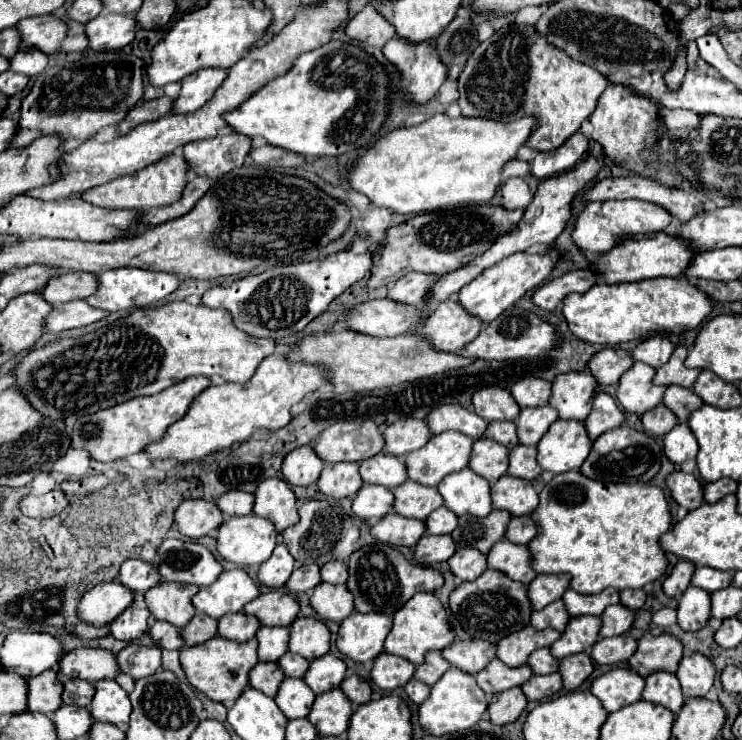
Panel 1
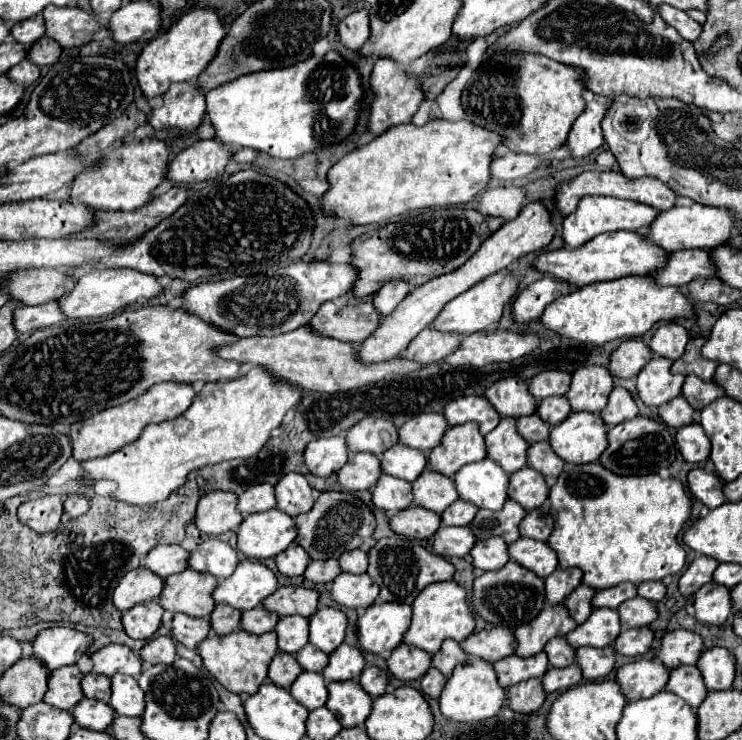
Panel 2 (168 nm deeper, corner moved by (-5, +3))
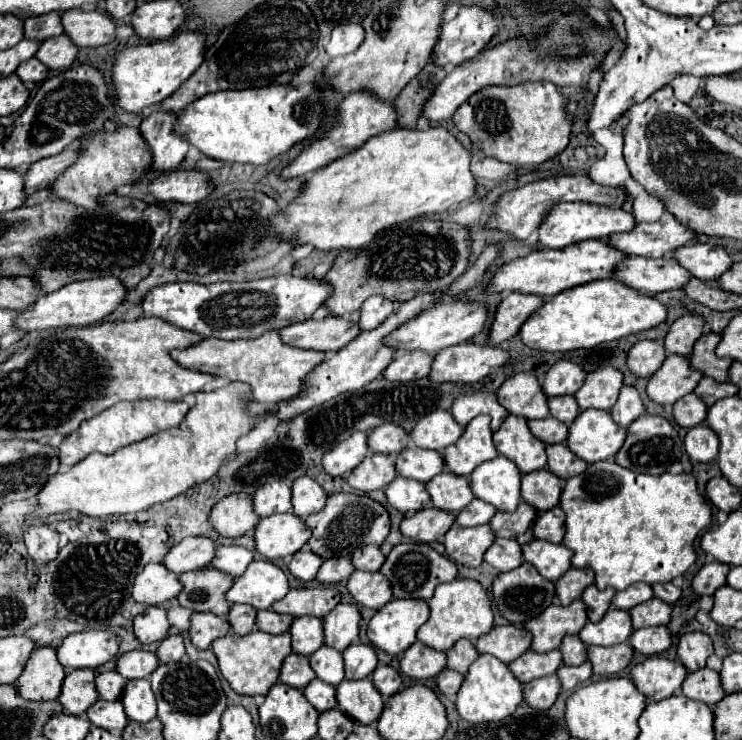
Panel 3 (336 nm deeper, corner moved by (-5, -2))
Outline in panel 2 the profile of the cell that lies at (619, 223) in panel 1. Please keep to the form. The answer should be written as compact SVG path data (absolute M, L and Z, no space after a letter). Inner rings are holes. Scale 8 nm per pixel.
M583 197L577 211L567 215L563 221L563 239L567 243L567 249L577 249L585 245L589 239L601 233L609 231L645 231L653 219L657 219L659 211L655 207L647 207L645 203L637 203L631 199L613 199L613 197Z

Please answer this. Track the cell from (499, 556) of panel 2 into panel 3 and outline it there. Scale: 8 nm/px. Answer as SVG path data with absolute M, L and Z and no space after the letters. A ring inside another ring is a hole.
M497 538L493 546L485 552L485 562L491 564L497 572L509 572L523 562L523 552L517 540L507 540L507 538Z

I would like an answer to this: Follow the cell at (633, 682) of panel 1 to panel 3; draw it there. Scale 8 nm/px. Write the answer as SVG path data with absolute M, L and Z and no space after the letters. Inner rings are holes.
M647 658L631 670L637 688L647 696L649 702L659 702L677 694L687 674L689 670L679 660L667 658Z

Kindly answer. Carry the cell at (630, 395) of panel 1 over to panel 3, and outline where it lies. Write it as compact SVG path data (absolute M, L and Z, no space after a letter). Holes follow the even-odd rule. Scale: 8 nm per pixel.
M669 354L663 366L651 376L647 384L647 394L657 404L675 404L679 398L693 392L701 378L703 372L693 370L687 356L683 358Z

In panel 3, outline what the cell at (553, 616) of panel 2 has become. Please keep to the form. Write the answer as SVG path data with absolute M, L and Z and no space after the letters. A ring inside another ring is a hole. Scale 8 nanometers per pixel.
M575 600L569 606L551 604L525 624L525 628L533 634L531 650L549 652L559 648L565 634L579 634L579 630L587 624L587 608L581 600Z

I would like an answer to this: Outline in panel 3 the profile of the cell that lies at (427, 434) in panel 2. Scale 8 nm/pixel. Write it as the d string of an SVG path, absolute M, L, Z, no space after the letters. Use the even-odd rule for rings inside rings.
M433 410L429 416L423 416L411 432L415 446L445 450L449 444L455 444L463 434L463 426L453 420L453 414L447 410Z

